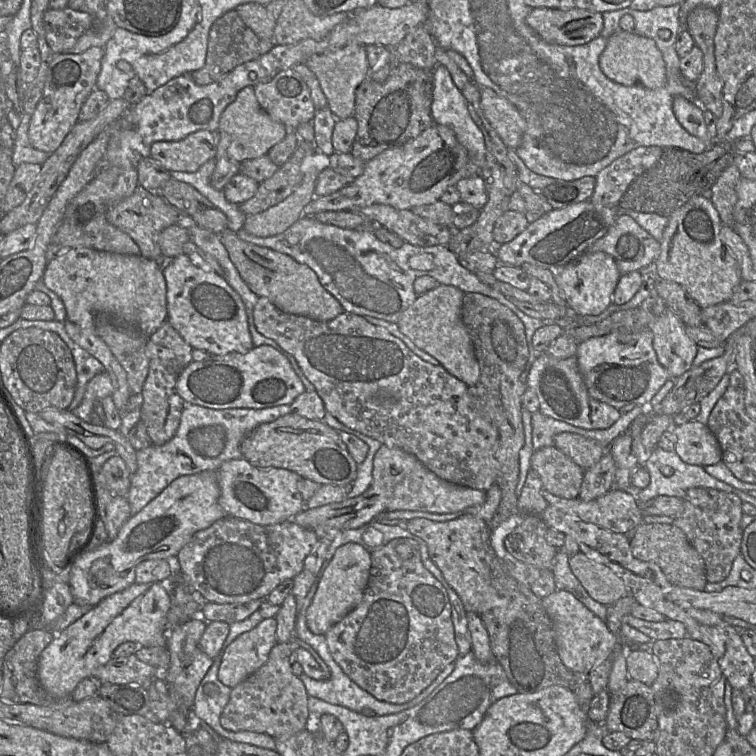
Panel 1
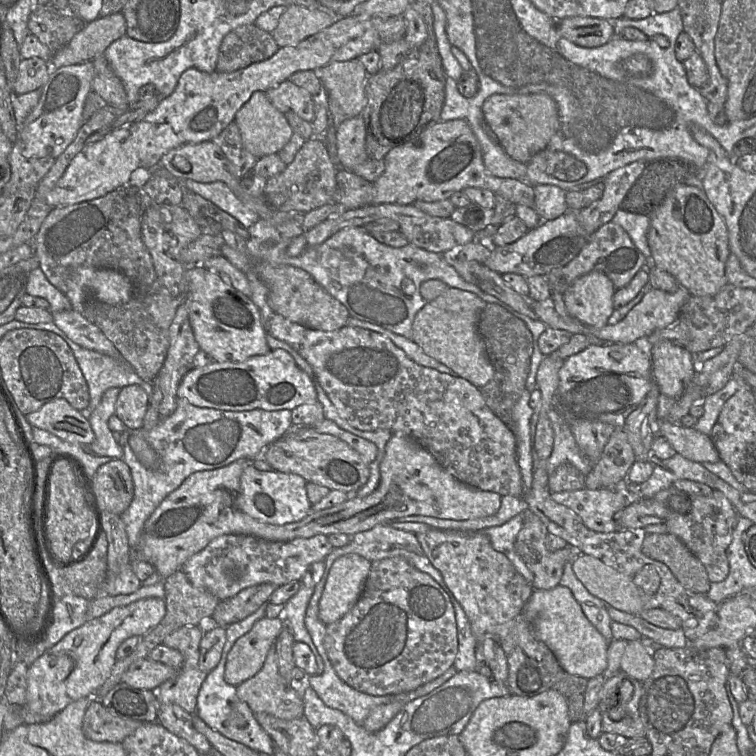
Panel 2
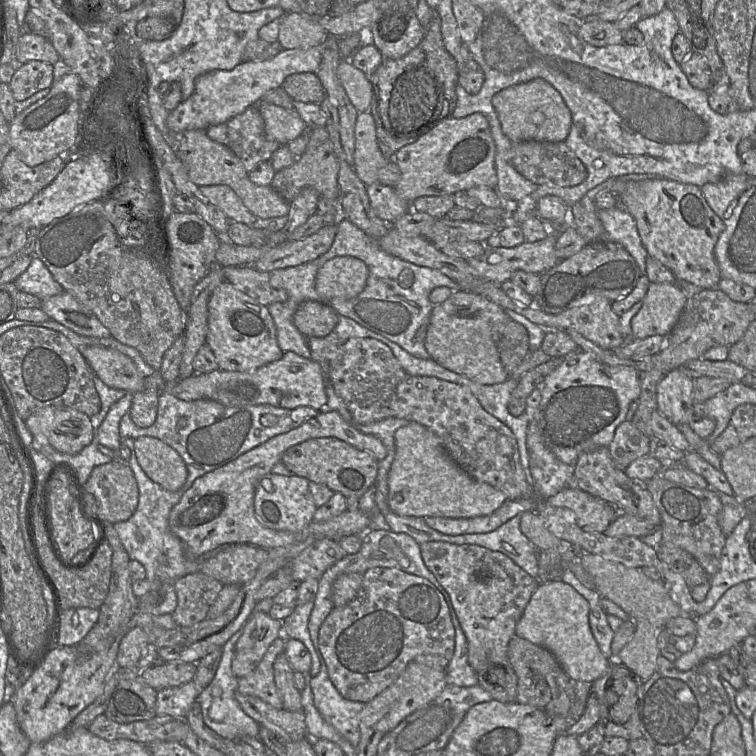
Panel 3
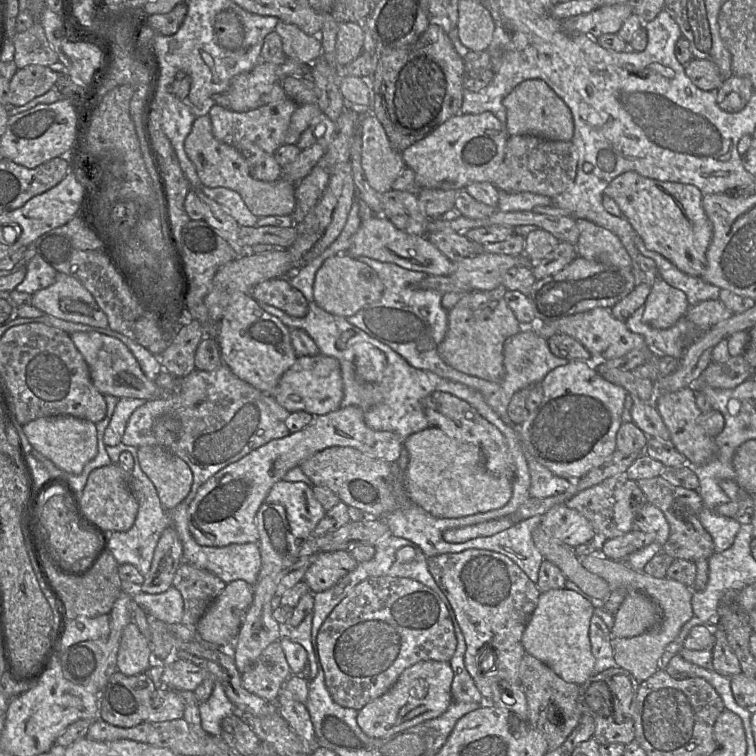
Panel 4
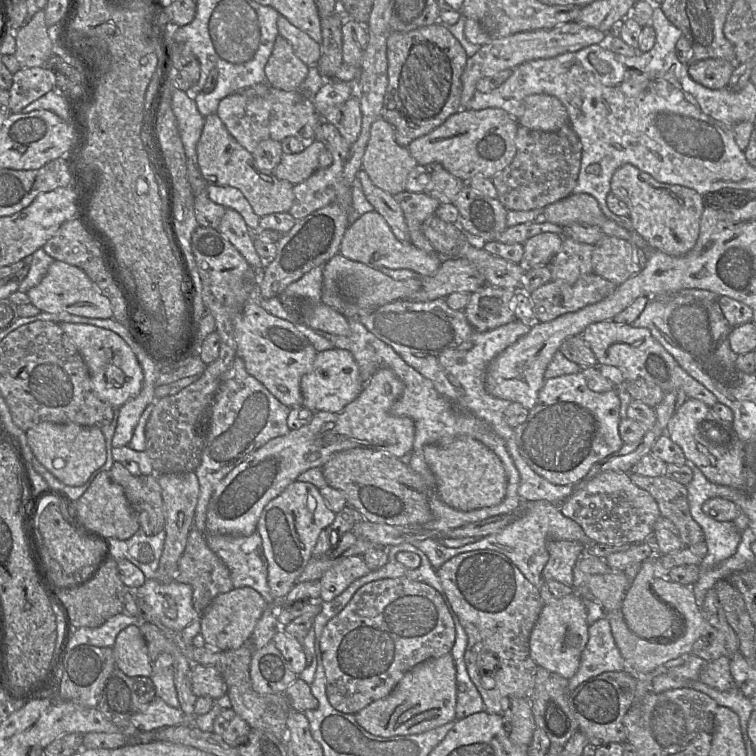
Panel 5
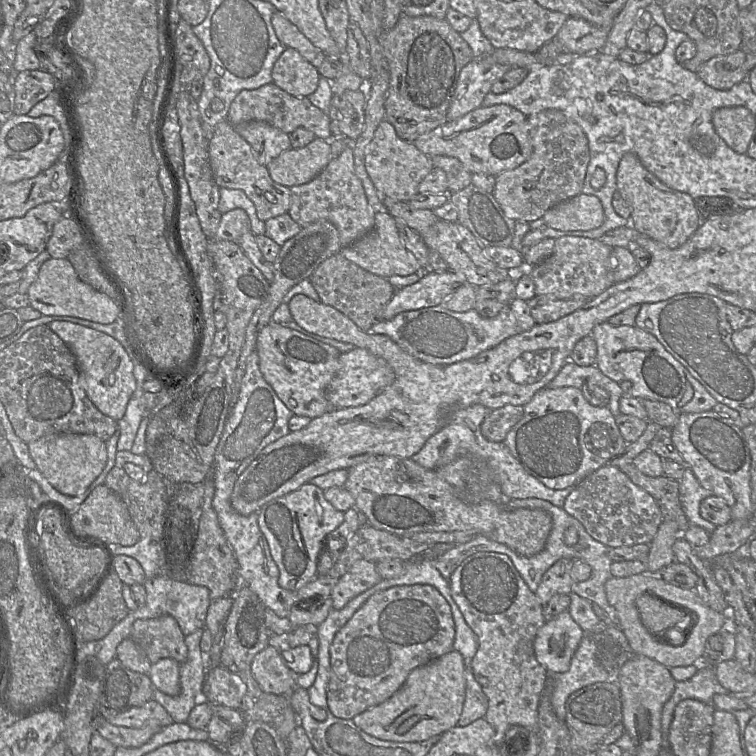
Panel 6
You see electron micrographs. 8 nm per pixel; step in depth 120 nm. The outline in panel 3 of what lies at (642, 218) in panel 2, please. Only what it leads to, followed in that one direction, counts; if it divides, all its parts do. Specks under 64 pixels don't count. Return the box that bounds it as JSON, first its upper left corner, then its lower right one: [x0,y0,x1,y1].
[597,205,648,274]

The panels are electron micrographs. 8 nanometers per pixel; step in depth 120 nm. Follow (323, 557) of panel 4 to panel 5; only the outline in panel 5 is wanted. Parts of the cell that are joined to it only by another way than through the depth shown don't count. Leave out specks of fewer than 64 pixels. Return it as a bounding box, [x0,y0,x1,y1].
[320,555,371,601]

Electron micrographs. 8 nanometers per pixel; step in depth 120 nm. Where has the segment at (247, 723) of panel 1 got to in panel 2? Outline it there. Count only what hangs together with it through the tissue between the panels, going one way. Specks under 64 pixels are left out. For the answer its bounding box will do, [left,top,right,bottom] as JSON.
[236,642,304,720]

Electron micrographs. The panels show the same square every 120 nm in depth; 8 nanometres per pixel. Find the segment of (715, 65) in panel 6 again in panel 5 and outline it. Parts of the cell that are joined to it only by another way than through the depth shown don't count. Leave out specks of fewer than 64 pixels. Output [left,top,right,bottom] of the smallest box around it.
[687,58,736,90]

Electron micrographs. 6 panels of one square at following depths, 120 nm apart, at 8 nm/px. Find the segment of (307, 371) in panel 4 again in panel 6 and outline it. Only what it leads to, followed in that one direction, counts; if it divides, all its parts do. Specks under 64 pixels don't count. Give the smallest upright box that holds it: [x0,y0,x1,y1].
[326,347,395,409]

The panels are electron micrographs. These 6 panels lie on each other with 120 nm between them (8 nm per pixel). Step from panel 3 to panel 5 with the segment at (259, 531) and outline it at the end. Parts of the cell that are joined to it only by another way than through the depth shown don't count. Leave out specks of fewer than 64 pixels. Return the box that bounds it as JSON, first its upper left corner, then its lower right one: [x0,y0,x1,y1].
[206,368,415,536]

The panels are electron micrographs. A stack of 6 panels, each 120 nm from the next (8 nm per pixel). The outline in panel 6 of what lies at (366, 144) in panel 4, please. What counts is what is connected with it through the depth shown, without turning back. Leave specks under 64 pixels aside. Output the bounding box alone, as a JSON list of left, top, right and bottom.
[364,119,434,202]

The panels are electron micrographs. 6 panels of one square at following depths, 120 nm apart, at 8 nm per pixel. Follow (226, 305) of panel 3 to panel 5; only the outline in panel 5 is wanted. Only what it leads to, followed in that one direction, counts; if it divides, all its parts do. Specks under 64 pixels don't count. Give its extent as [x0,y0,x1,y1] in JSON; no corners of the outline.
[235,301,317,408]

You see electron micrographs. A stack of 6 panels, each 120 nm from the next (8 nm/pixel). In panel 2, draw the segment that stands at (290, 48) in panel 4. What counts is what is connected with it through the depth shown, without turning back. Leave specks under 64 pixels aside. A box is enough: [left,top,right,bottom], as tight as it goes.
[271,4,337,47]

